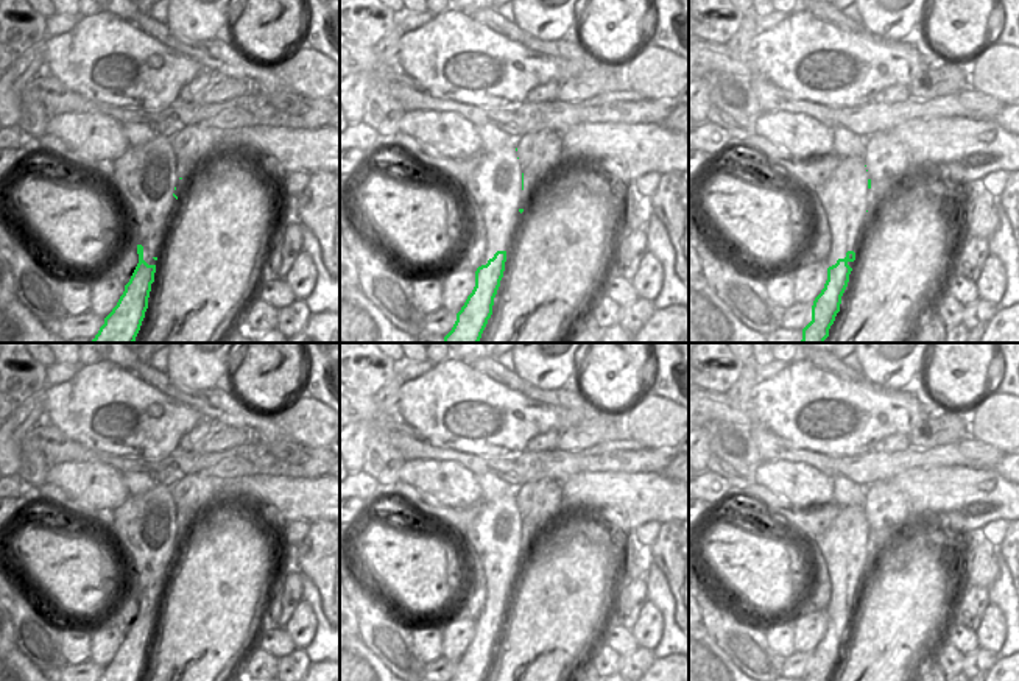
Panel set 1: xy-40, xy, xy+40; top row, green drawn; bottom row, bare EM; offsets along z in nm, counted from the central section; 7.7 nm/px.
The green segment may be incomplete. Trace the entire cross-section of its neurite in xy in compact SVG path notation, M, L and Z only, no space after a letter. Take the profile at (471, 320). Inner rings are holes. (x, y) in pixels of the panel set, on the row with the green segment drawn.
M497 251L486 265L475 271L475 287L457 313L452 330L444 343L478 343L492 315L494 298L500 287L506 262L506 251Z

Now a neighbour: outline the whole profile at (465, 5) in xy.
M450 0L450 6L461 9L464 14L480 8L491 8L494 0Z

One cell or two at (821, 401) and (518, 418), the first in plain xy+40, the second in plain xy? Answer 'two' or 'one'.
one

